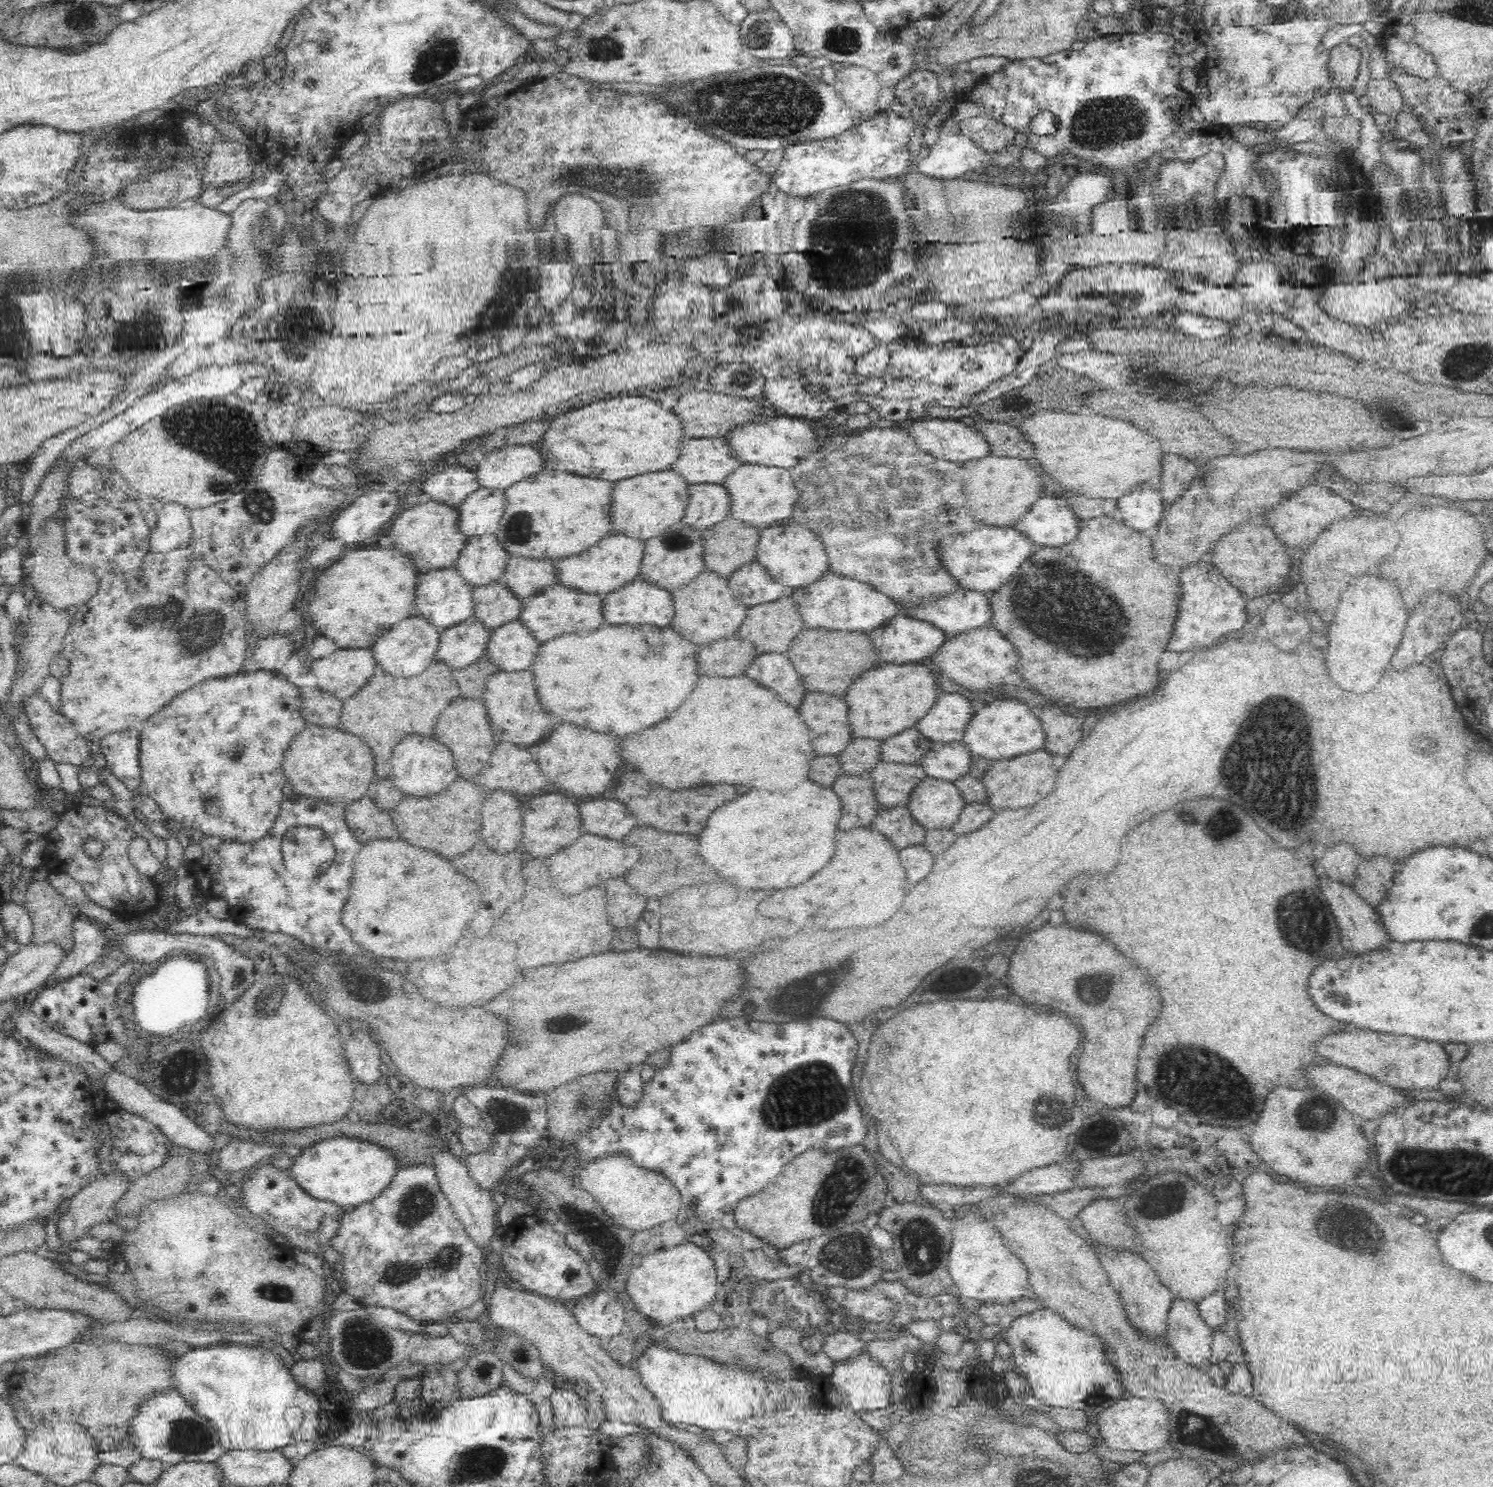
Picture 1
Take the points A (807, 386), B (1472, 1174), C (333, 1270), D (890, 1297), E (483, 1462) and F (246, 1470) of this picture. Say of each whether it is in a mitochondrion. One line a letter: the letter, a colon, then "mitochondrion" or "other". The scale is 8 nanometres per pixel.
A: other
B: mitochondrion
C: other
D: other
E: mitochondrion
F: other

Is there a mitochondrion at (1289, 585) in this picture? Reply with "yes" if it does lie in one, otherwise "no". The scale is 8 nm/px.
no

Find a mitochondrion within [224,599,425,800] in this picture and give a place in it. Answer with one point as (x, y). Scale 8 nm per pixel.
(236, 752)

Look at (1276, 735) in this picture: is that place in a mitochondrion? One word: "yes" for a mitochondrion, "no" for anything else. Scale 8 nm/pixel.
yes

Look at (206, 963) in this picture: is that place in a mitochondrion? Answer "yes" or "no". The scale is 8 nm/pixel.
no

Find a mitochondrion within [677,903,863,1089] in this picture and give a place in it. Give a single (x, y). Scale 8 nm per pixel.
(805, 993)

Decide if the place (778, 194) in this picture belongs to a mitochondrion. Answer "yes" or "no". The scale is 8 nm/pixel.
no

